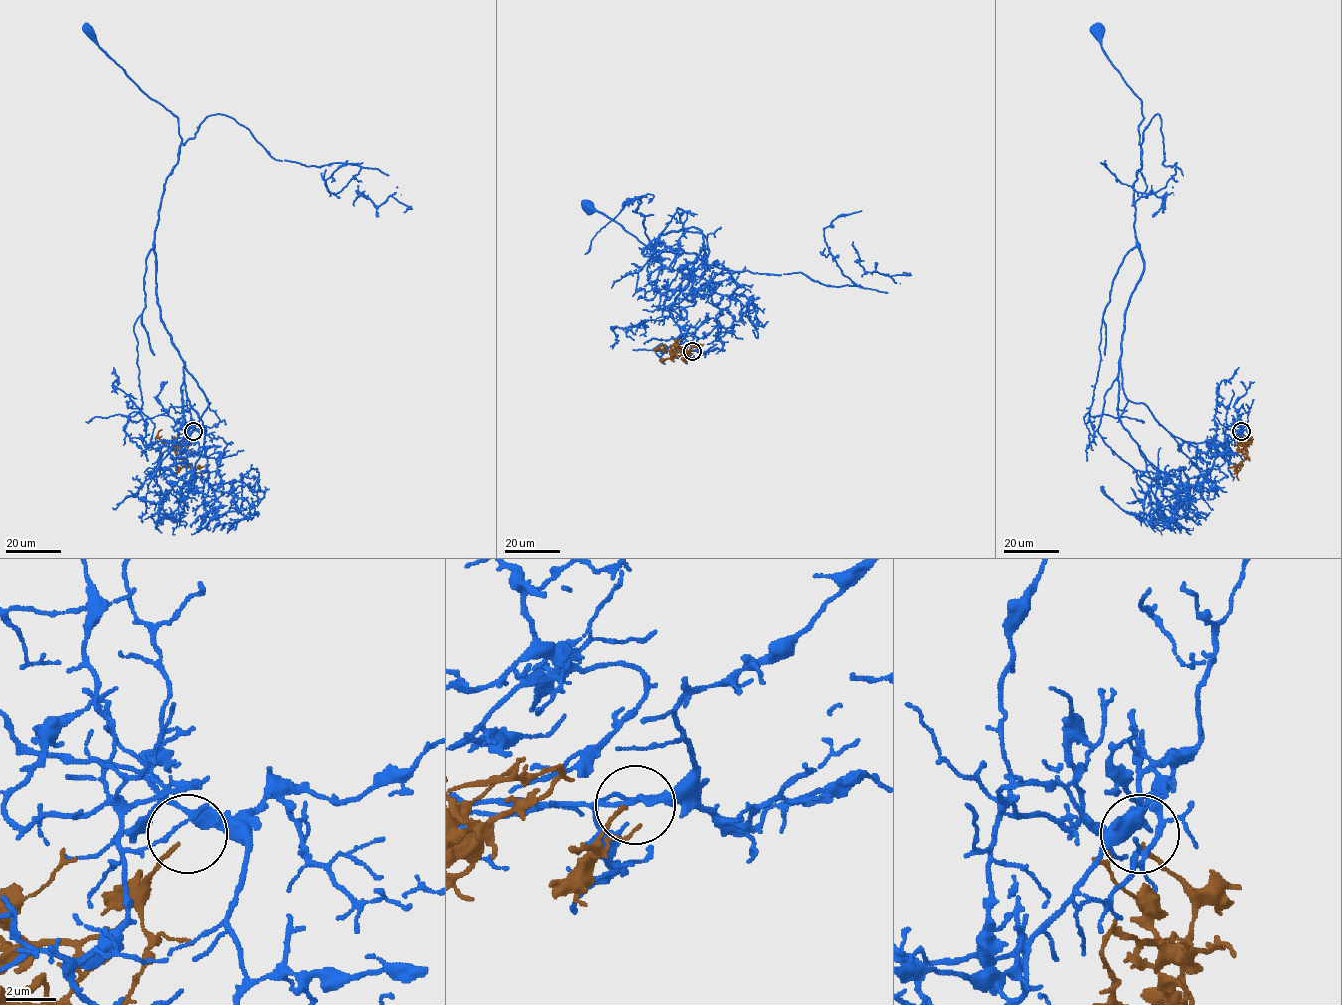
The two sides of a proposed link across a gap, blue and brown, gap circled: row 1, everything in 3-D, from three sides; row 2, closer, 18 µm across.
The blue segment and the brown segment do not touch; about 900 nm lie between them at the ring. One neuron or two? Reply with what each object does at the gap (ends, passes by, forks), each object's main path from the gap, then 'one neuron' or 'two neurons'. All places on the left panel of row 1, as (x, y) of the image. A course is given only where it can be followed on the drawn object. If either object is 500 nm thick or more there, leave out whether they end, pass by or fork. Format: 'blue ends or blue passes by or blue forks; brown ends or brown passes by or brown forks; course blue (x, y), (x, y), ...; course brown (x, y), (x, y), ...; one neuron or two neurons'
blue passes by; brown ends; course blue (194, 430), (188, 455), (171, 441), (209, 403), (161, 319), (154, 248), (178, 120), (89, 30); course brown (192, 432), (184, 451), (178, 450), (172, 441), (160, 439), (157, 435), (161, 429); two neurons

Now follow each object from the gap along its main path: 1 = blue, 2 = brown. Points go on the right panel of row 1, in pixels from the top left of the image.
1: (1240, 430), (1221, 455), (1124, 393), (1144, 118), (1098, 30)
2: (1241, 432), (1247, 439), (1247, 451), (1238, 439), (1239, 429)

